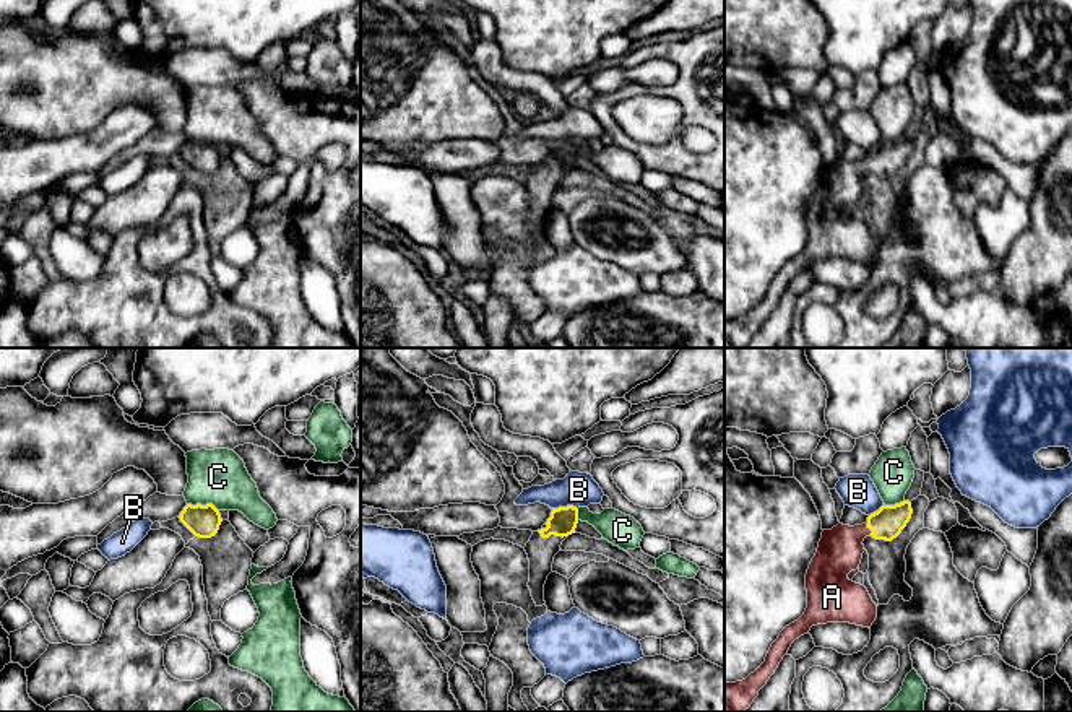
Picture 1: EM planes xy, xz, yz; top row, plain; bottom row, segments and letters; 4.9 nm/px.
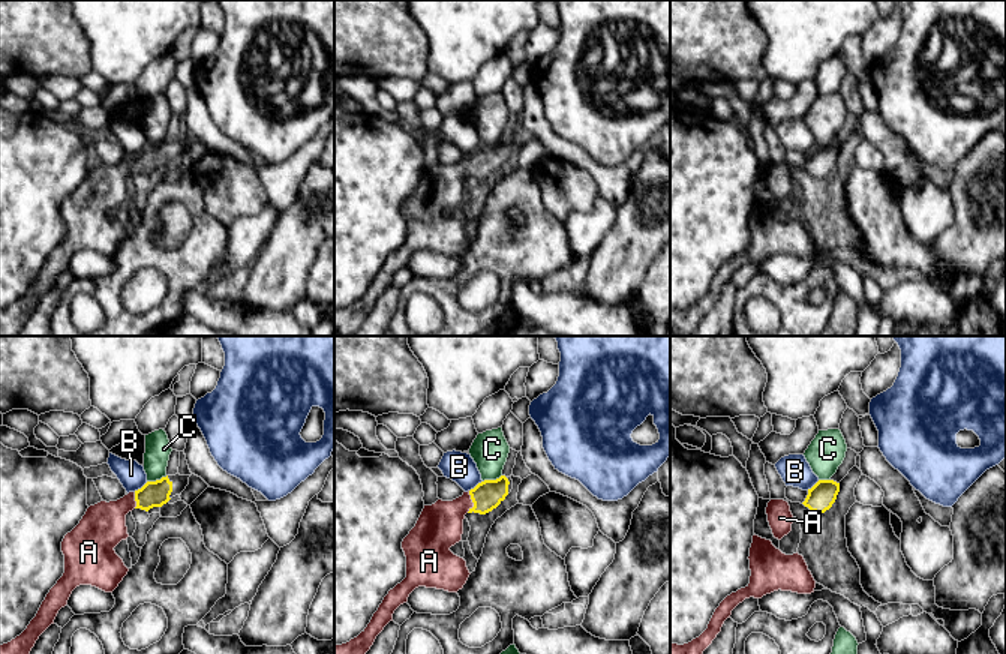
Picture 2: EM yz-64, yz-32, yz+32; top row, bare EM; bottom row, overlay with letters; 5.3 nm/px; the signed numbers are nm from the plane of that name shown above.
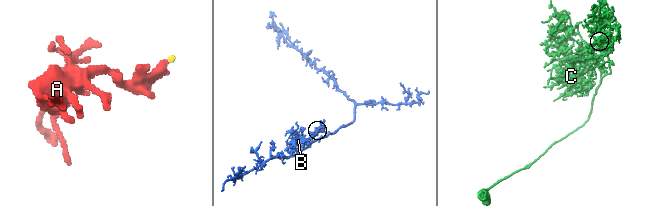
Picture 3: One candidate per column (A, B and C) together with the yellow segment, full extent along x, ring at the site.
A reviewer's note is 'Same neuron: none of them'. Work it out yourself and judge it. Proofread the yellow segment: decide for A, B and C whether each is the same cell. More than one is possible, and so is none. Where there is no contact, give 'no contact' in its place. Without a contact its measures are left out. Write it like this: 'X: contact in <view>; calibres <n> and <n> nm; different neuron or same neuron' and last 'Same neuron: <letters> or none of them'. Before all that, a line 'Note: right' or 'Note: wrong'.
Note: wrong
A: contact in yz; calibres 160 and 220 nm; same neuron
B: contact in xz; calibres 140 and 170 nm; different neuron
C: contact in xy; calibres 160 and 280 nm; different neuron
Same neuron: A

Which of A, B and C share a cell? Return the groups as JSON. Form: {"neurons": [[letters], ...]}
{"neurons": [["A"], ["B"], ["C"]]}

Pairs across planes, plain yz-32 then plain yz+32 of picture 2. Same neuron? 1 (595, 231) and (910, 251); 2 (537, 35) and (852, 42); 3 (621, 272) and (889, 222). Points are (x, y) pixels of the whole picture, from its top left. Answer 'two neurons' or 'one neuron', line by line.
1: two neurons
2: two neurons
3: two neurons

